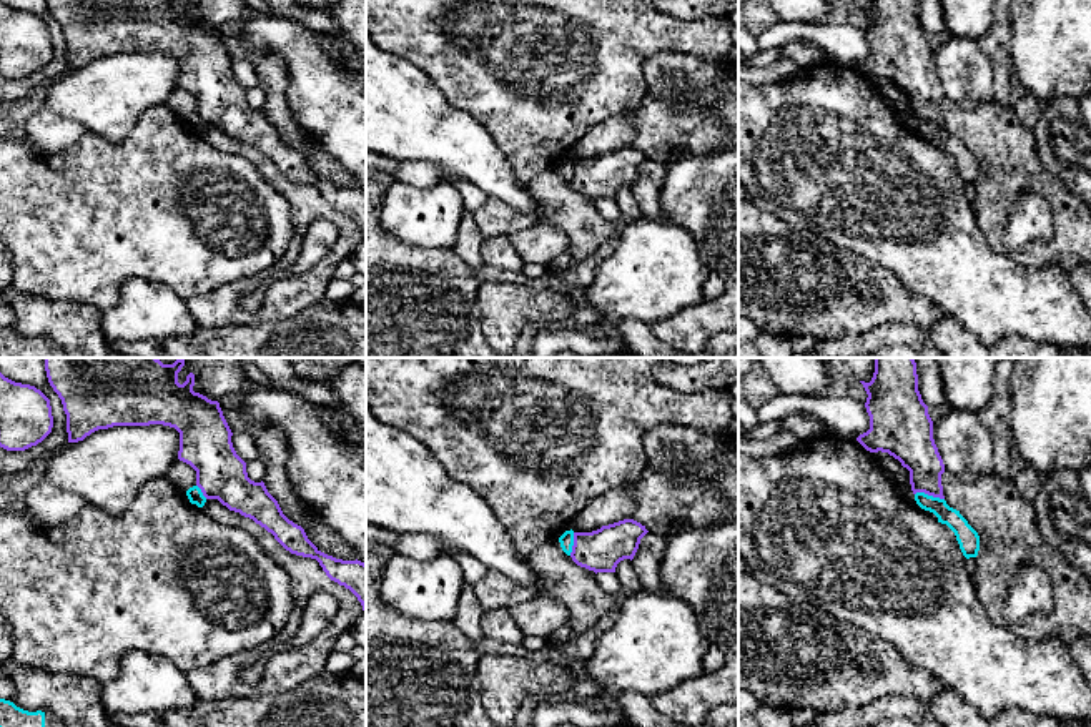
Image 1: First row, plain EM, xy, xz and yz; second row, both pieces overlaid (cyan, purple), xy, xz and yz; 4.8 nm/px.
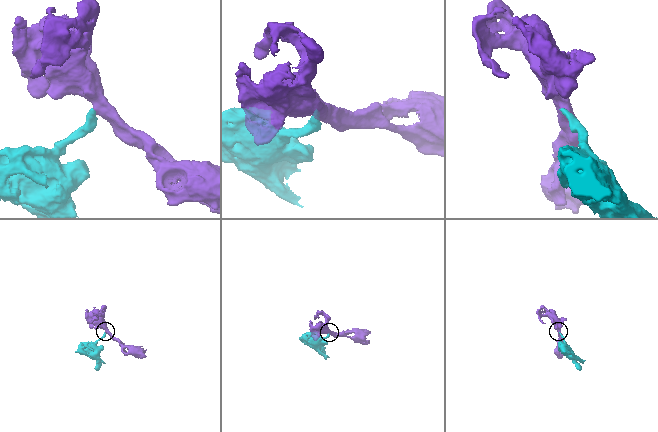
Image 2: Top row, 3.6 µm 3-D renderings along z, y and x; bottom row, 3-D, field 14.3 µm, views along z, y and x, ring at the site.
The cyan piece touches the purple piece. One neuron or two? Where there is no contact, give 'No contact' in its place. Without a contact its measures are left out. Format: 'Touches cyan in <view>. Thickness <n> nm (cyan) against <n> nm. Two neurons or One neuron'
Touches cyan in yz. Thickness 100 nm (cyan) against 200 nm. Two neurons

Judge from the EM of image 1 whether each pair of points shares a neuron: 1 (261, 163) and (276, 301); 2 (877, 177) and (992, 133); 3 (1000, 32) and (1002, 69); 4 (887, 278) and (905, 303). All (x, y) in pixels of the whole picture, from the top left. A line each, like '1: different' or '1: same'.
1: same
2: different
3: same
4: same

